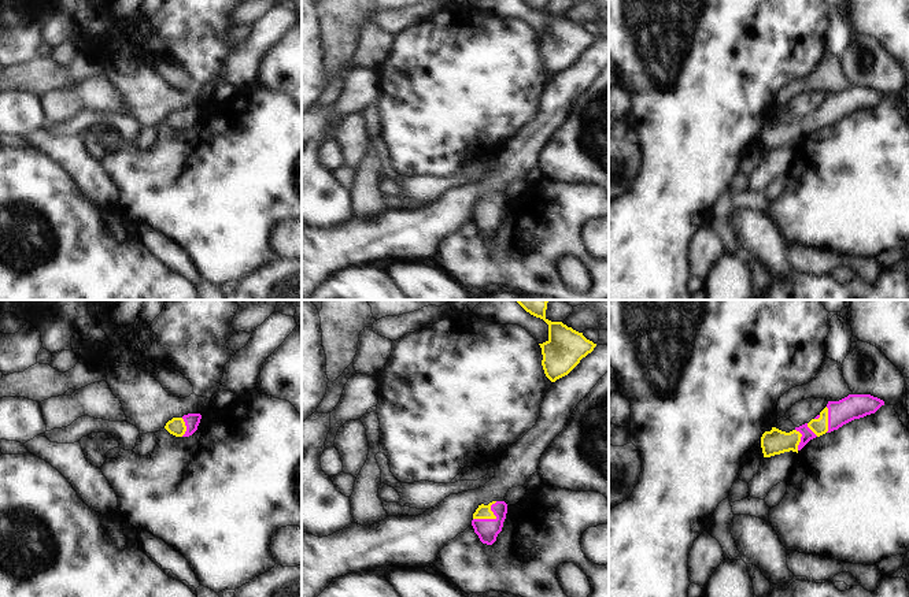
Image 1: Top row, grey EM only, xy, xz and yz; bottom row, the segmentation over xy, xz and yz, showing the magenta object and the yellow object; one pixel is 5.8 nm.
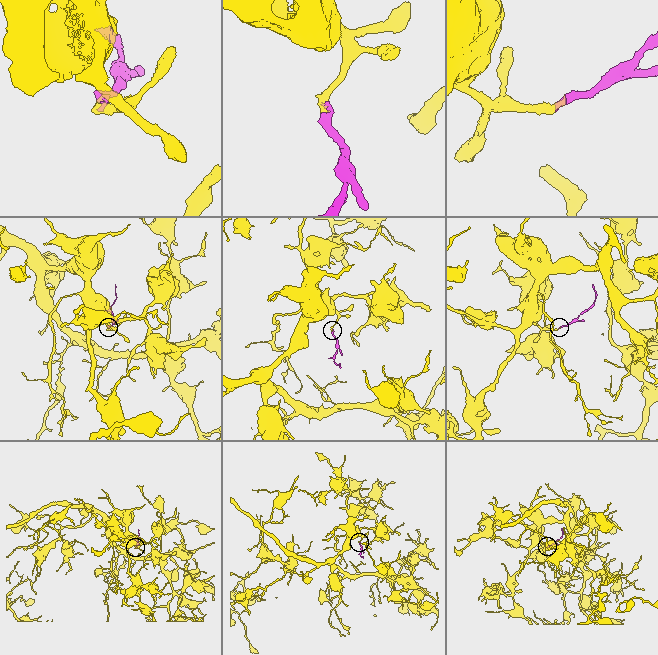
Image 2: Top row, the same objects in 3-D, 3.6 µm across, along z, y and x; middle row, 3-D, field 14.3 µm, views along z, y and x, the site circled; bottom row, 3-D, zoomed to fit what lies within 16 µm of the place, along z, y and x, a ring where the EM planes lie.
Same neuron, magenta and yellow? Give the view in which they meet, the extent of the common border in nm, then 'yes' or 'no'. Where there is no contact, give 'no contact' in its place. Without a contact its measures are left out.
meets magenta in xz; contact 180 nm long; yes

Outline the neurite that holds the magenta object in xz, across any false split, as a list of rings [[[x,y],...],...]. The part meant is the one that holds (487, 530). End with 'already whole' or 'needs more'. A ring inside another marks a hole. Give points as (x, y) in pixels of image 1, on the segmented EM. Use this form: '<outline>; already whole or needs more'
[[[505,501],[478,505],[473,513],[472,526],[483,544],[492,545],[496,541],[498,534],[502,531],[506,513],[507,504]]]; needs more

